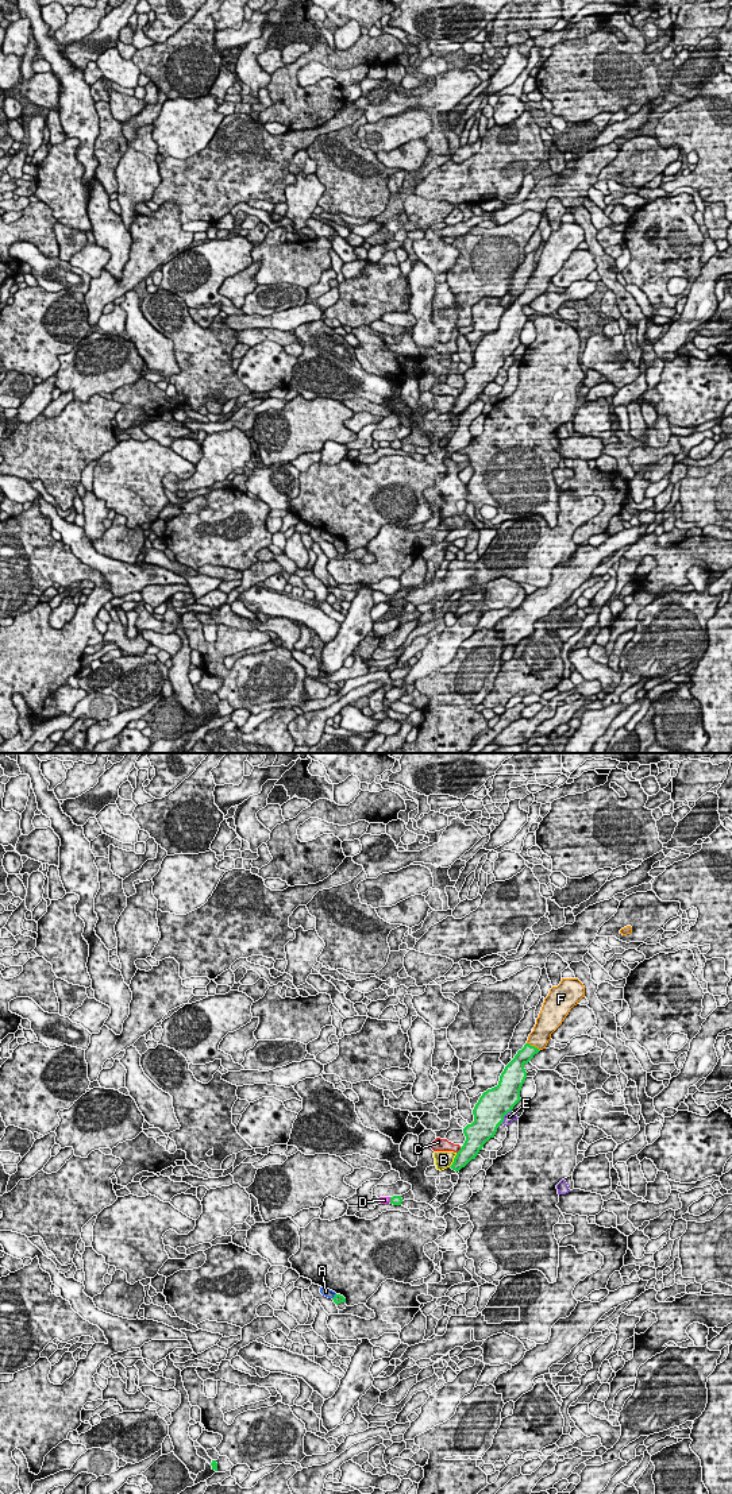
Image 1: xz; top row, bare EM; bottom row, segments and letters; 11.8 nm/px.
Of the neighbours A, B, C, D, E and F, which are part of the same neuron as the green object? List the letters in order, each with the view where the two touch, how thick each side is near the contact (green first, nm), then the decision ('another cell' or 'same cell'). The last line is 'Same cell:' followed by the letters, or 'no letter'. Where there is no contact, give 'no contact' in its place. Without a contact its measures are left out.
A: contact in xz; calibres 120 and 100 nm; another cell
B: contact in xz; calibres 220 and 220 nm; another cell
C: contact in xz; calibres 260 and 160 nm; another cell
D: contact in xz; calibres 130 and 100 nm; another cell
E: contact in xz; calibres 360 and 120 nm; another cell
F: contact in xz; calibres 180 and 240 nm; same cell
Same cell: F

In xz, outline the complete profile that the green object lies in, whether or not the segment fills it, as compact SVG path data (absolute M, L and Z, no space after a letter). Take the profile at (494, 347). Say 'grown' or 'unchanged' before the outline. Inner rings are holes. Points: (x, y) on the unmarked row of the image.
grown | M562 223L558 231L550 233L527 287L505 310L498 329L483 336L475 348L474 366L463 372L466 385L450 410L452 414L459 416L475 404L483 389L494 382L504 360L521 344L520 335L527 323L524 309L546 293L551 278L582 242L585 242L585 231L578 223Z

